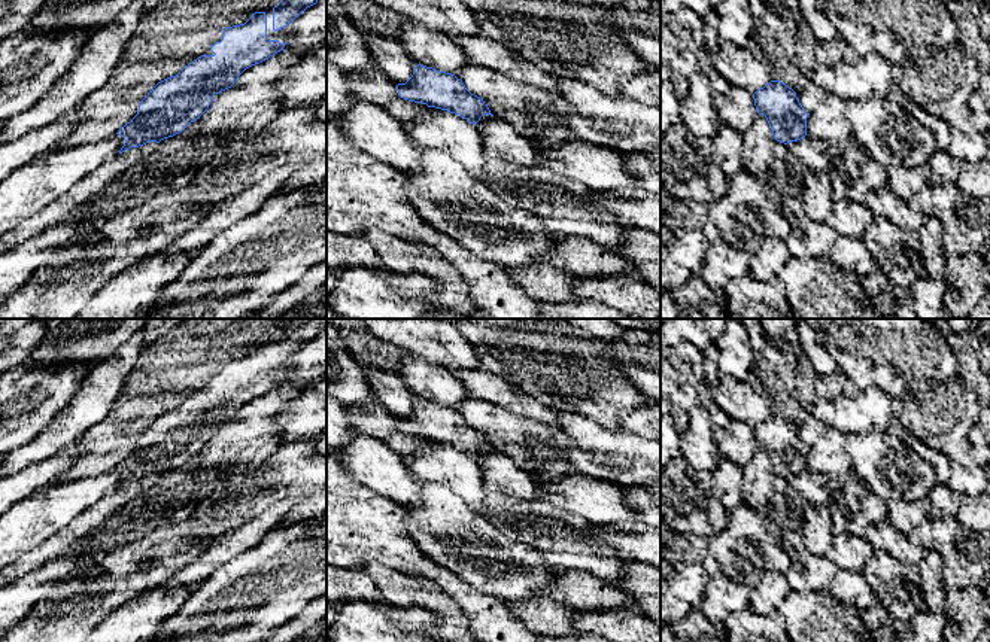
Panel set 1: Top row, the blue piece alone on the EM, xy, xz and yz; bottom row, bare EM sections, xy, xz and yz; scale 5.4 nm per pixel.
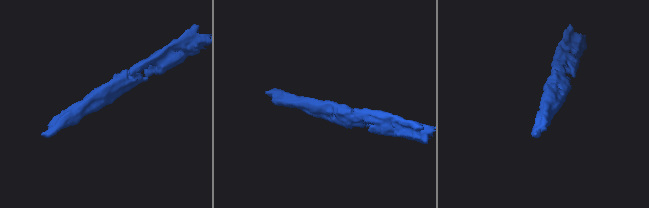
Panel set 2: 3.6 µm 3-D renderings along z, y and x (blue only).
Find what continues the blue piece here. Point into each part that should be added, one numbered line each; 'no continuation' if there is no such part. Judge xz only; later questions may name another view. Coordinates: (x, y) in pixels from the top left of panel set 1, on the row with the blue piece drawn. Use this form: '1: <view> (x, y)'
no continuation

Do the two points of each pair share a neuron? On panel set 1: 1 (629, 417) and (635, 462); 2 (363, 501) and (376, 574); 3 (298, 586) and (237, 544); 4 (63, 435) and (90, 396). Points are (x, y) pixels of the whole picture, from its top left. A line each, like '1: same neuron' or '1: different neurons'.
1: different neurons
2: different neurons
3: different neurons
4: same neuron

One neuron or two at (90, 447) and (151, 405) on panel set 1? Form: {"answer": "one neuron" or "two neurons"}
{"answer": "one neuron"}

